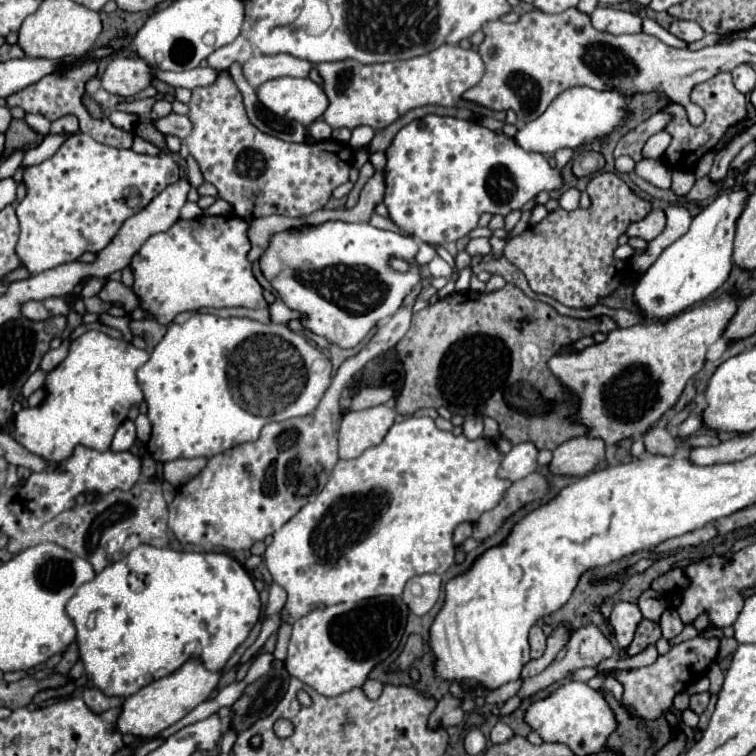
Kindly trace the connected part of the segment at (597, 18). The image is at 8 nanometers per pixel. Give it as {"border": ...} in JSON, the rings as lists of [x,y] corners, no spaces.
{"border":[[[596,8],[590,14],[592,26],[600,32],[610,32],[610,34],[636,34],[642,32],[642,20],[640,16],[624,10],[614,10],[614,8]]]}

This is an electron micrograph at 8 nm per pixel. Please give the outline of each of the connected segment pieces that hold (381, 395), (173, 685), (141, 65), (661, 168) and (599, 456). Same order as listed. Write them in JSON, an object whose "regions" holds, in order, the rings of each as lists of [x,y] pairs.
{"regions":[[[[380,386],[380,388],[362,388],[354,398],[350,410],[364,410],[372,408],[378,404],[388,402],[394,396],[394,390],[390,386]]],[[[190,658],[176,672],[172,672],[170,676],[160,678],[160,680],[154,680],[152,684],[144,686],[136,694],[128,696],[126,702],[122,704],[122,714],[118,718],[116,728],[122,734],[128,734],[130,732],[134,736],[152,738],[158,732],[162,732],[164,728],[176,724],[180,718],[184,718],[200,702],[208,700],[208,696],[218,686],[218,680],[220,680],[220,672],[206,670],[206,666],[202,664],[200,658]]],[[[138,56],[114,58],[102,74],[102,88],[110,94],[118,94],[124,98],[138,94],[150,82],[152,82],[152,72],[148,64]]],[[[640,160],[634,170],[638,176],[650,180],[658,188],[670,188],[670,168],[662,160]]],[[[580,436],[560,444],[554,450],[550,472],[566,476],[584,476],[592,472],[600,460],[604,460],[604,440]]]]}

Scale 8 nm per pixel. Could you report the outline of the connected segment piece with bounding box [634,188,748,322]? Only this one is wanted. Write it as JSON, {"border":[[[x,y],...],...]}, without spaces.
{"border":[[[742,188],[732,194],[718,196],[692,220],[690,230],[674,244],[670,244],[642,274],[642,280],[634,290],[634,302],[646,312],[648,318],[666,322],[688,306],[706,300],[728,280],[728,274],[732,270],[732,242],[736,220],[744,210],[746,198],[748,192]]]}

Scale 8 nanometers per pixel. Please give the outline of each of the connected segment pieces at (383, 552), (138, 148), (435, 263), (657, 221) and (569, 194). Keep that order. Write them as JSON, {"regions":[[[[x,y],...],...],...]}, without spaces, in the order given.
{"regions":[[[[410,416],[406,418],[404,422],[398,422],[394,424],[388,434],[384,436],[384,440],[378,444],[378,446],[372,446],[368,448],[362,456],[354,458],[354,460],[340,460],[332,474],[330,474],[330,480],[328,484],[324,486],[324,490],[318,494],[318,498],[310,504],[306,504],[290,522],[286,522],[276,534],[274,534],[274,540],[272,544],[266,548],[266,566],[272,574],[272,580],[276,584],[280,584],[286,592],[288,592],[288,602],[282,610],[282,620],[284,622],[290,622],[294,624],[300,616],[306,616],[308,612],[312,612],[314,608],[320,608],[320,606],[332,606],[332,604],[344,604],[344,612],[350,610],[358,600],[364,600],[364,598],[376,598],[376,596],[400,596],[406,582],[412,578],[412,576],[418,576],[418,574],[444,574],[452,564],[454,564],[454,544],[452,544],[452,532],[458,524],[462,522],[470,522],[474,524],[484,512],[492,510],[504,496],[504,492],[510,488],[510,480],[504,480],[498,476],[498,468],[504,460],[504,454],[496,448],[494,442],[486,440],[486,438],[478,438],[478,440],[468,440],[464,434],[460,436],[454,436],[452,432],[444,432],[444,430],[438,430],[434,420],[428,418],[428,416]]],[[[134,136],[134,144],[132,144],[132,150],[134,152],[140,152],[140,154],[150,154],[150,156],[156,156],[160,150],[154,146],[154,144],[150,144],[150,142],[146,142],[146,140],[142,140],[140,136]]],[[[436,256],[436,258],[428,264],[428,270],[430,270],[432,276],[446,276],[446,278],[450,278],[450,274],[452,274],[452,268],[450,268],[448,262],[444,262],[440,256]]],[[[656,209],[650,212],[650,215],[646,216],[644,220],[640,222],[634,222],[630,228],[628,228],[628,236],[638,236],[642,240],[654,240],[666,226],[666,215],[663,210]]],[[[570,188],[560,196],[560,208],[564,210],[576,210],[578,202],[580,202],[580,190],[576,188]]]]}

